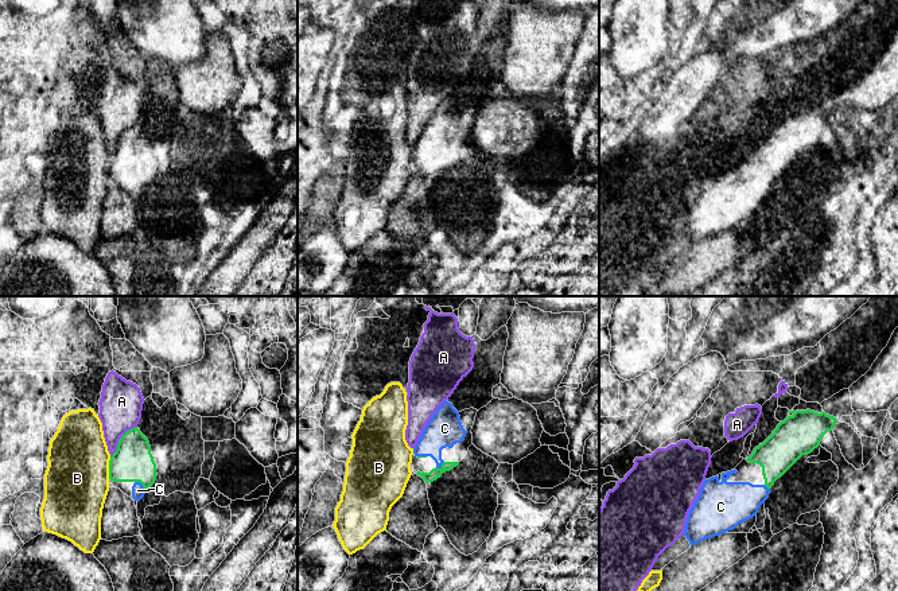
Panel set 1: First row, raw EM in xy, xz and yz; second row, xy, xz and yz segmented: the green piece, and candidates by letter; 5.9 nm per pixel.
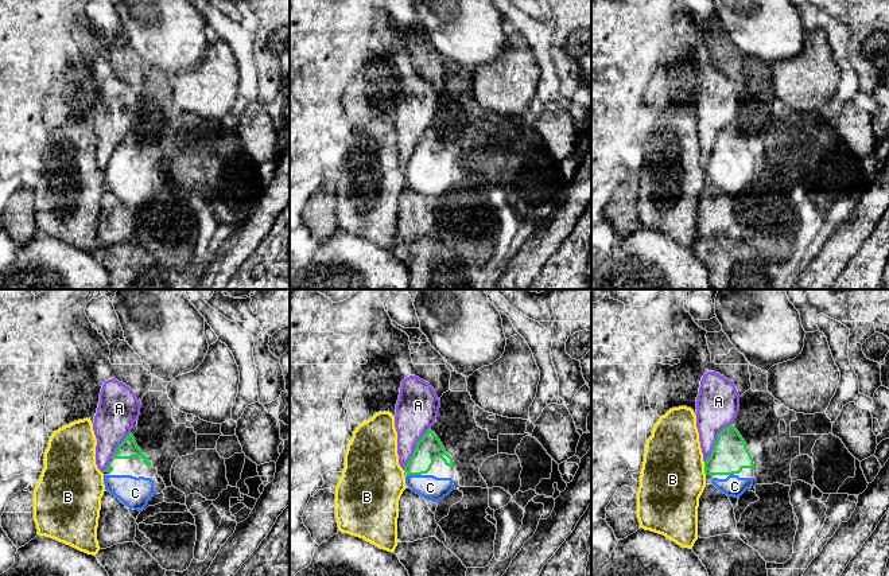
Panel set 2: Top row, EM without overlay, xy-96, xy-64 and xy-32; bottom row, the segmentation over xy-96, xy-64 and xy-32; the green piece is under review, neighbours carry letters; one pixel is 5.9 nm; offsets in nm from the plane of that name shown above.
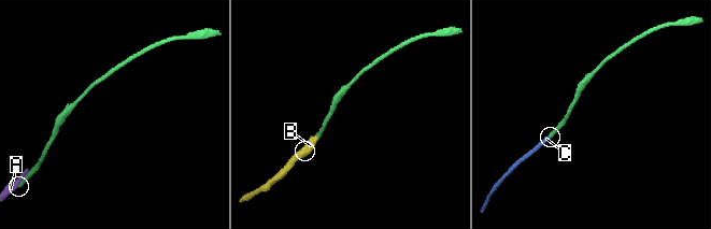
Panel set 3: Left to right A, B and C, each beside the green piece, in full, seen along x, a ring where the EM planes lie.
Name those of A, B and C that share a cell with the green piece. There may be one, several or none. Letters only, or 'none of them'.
C

